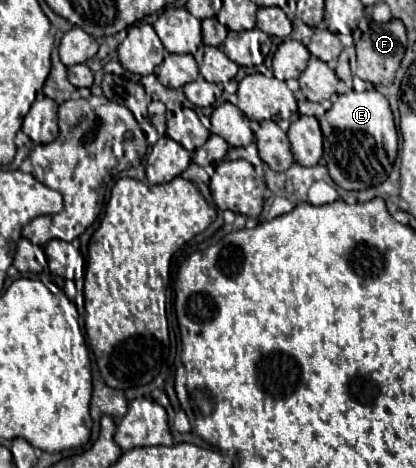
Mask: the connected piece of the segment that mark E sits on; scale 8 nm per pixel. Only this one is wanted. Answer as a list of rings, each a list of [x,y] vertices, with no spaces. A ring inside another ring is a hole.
[[[371,88],[365,92],[353,90],[347,94],[339,94],[333,106],[325,112],[325,118],[321,118],[321,130],[323,130],[323,158],[327,160],[329,174],[337,186],[341,186],[343,190],[367,190],[387,180],[393,166],[389,146],[391,150],[397,150],[397,130],[393,124],[393,112],[389,108],[389,102],[381,92]]]

